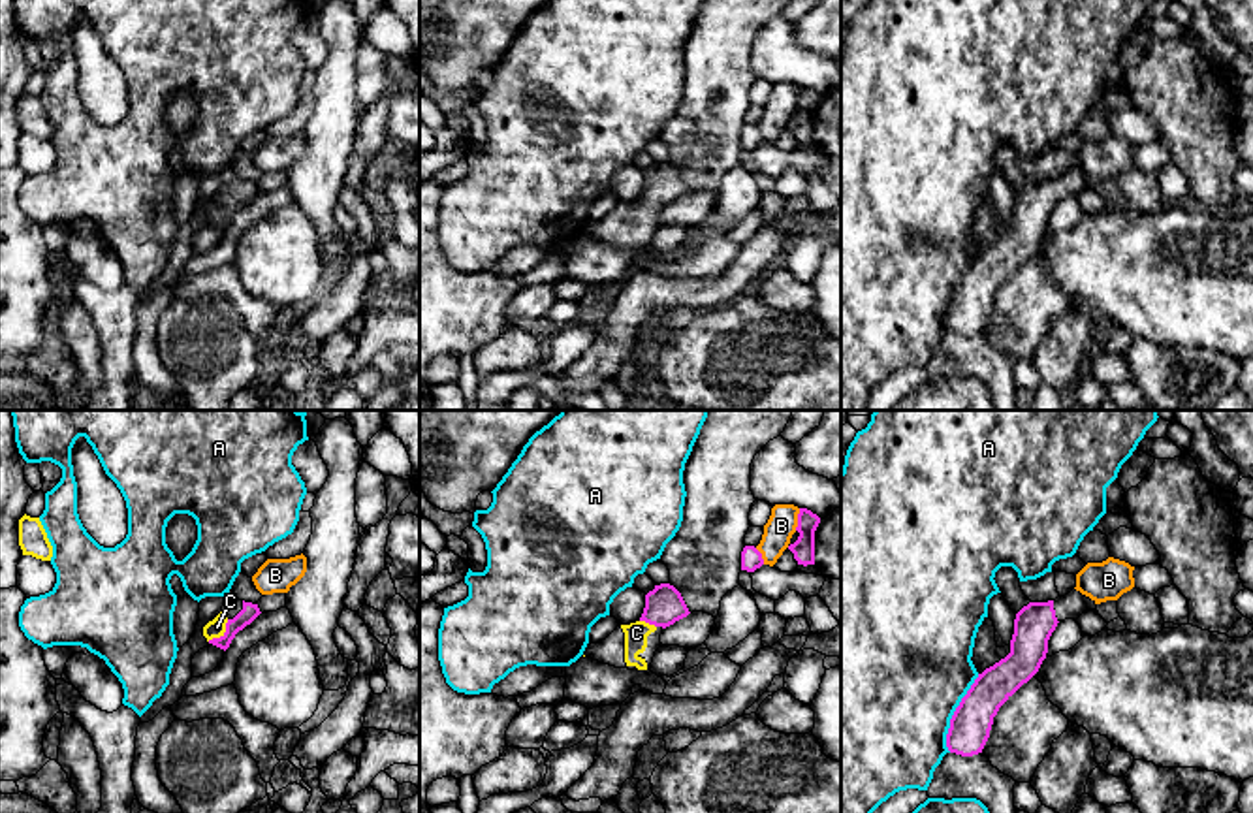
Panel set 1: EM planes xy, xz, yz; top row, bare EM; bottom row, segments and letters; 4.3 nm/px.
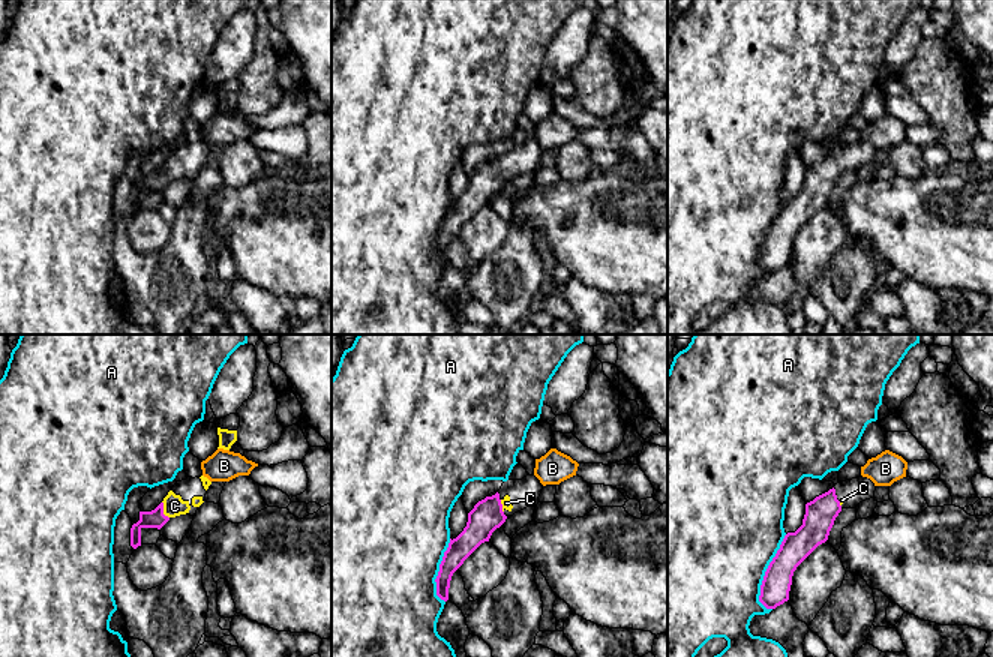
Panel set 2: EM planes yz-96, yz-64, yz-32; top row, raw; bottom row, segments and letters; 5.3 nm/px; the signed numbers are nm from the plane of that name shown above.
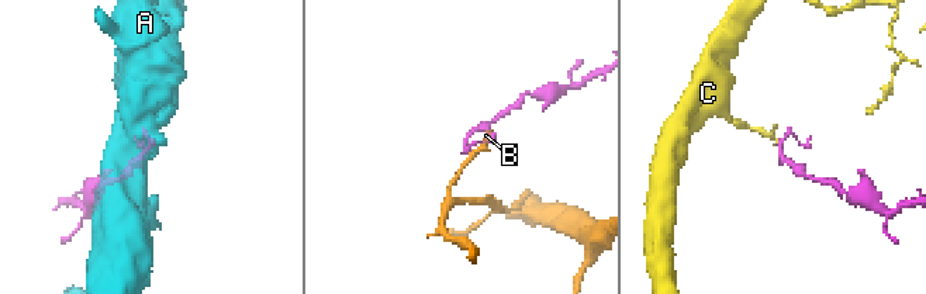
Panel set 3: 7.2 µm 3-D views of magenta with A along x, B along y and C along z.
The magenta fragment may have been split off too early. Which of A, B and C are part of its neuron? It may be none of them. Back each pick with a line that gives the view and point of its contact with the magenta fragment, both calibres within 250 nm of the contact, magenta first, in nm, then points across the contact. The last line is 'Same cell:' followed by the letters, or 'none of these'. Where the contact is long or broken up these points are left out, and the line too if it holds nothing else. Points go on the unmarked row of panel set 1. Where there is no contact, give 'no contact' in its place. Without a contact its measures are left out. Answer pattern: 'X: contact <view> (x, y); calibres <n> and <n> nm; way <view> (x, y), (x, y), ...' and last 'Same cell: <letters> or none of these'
C: contact xy (221, 215); calibres 70 and 80 nm; way xy (249, 191), (221, 215), (217, 206)
Same cell: C

